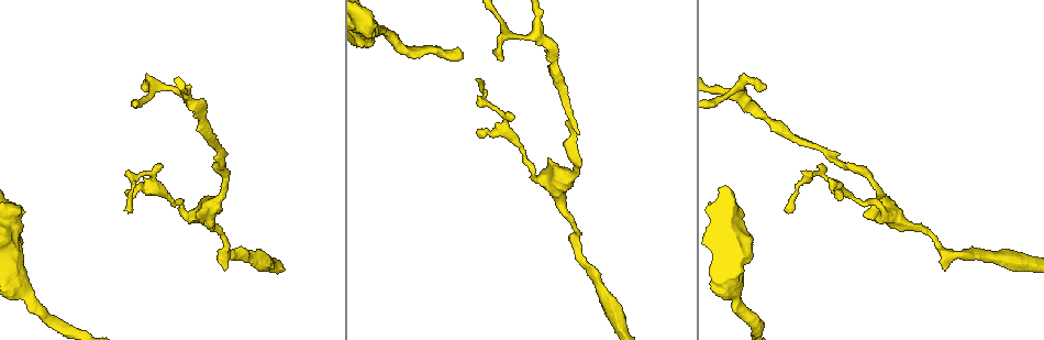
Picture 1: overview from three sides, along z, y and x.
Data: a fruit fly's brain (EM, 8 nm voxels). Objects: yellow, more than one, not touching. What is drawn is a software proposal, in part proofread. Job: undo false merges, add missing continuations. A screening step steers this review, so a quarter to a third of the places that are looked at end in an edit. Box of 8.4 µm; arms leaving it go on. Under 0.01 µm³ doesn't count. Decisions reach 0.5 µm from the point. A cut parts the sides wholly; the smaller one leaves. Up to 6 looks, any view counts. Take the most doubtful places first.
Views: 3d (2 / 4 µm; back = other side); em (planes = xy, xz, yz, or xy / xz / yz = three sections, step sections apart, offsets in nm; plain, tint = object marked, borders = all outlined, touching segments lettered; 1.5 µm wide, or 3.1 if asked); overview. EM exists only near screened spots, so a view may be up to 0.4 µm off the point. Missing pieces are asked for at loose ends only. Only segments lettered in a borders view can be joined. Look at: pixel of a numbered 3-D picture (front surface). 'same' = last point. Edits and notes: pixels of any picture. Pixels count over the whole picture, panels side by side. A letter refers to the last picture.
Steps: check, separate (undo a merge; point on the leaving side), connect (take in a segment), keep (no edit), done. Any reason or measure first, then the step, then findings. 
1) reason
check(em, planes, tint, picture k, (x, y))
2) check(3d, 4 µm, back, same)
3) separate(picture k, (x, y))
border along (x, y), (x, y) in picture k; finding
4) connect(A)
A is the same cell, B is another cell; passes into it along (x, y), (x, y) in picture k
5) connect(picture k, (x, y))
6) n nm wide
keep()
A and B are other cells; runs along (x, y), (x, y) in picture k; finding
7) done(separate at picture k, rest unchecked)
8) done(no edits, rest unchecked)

an open end
check(3d, 2 µm, picture 1, (840, 198))

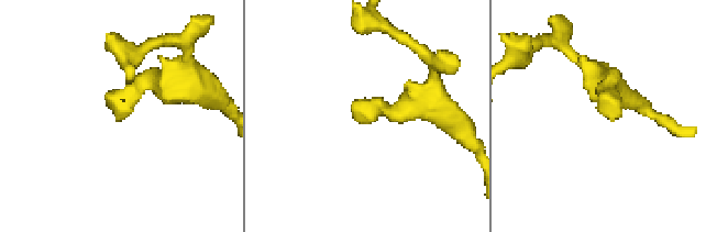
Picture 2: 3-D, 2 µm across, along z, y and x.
check(em, planes, borders, picture 2, (613, 120))

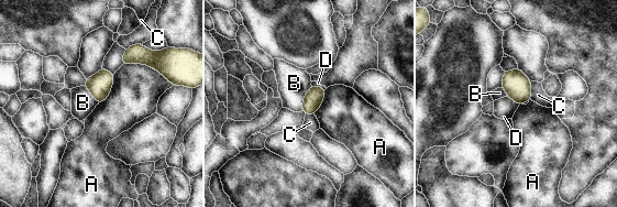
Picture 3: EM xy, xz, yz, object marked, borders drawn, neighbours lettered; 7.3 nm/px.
keep()
A, B, C and D are other cells; border along (122, 64), (147, 64), (172, 84) in picture 3; none of them fits

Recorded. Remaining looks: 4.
thick end
check(3d, 2 µm, picture 1, (374, 28))

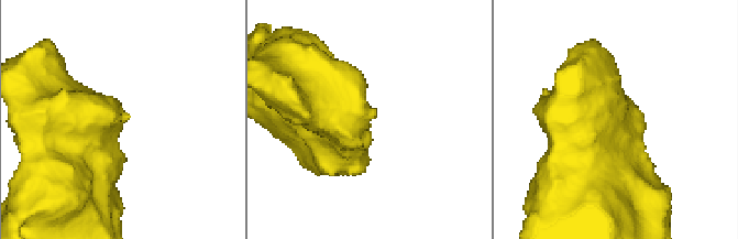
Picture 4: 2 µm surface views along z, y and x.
check(em, yz, step 8, tint, picture 4, (370, 119))

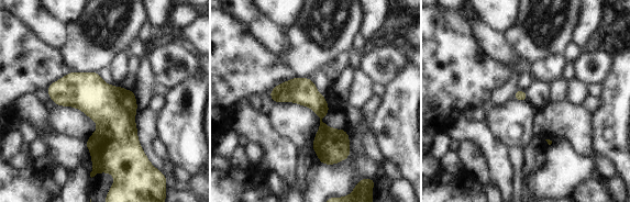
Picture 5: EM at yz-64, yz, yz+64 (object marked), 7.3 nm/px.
cut it another way
check(em, planes, borders, same)

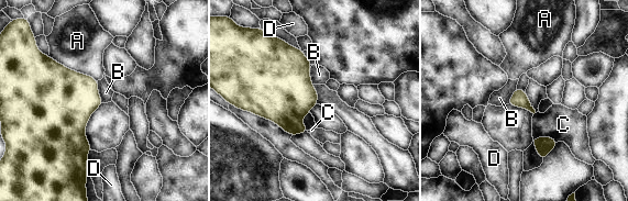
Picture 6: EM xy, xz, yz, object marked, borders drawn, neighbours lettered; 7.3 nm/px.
keep()
A, B, C and D are other cells; border along (97, 81), (97, 91), (103, 102) in picture 6; no lettered segment goes on from it

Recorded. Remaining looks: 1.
done(no edits, rest unchecked)

